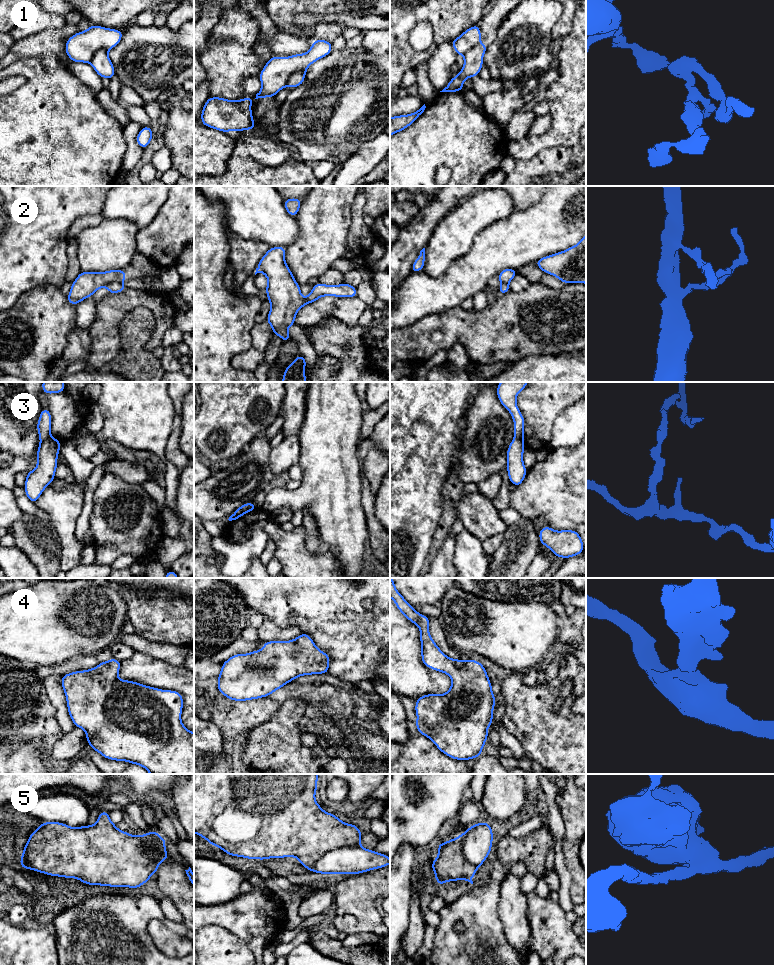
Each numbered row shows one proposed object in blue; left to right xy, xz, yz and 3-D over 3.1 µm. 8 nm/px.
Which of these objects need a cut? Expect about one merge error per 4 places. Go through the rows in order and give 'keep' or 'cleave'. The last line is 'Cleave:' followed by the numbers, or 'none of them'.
1: cleave
2: cleave
3: cleave
4: keep
5: cleave
Cleave: 1, 2, 3, 5

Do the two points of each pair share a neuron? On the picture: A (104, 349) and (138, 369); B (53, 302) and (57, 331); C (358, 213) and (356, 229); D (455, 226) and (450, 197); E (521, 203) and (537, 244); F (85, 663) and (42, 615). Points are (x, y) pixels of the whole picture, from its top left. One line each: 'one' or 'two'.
A: two
B: one
C: one
D: two
E: two
F: two

